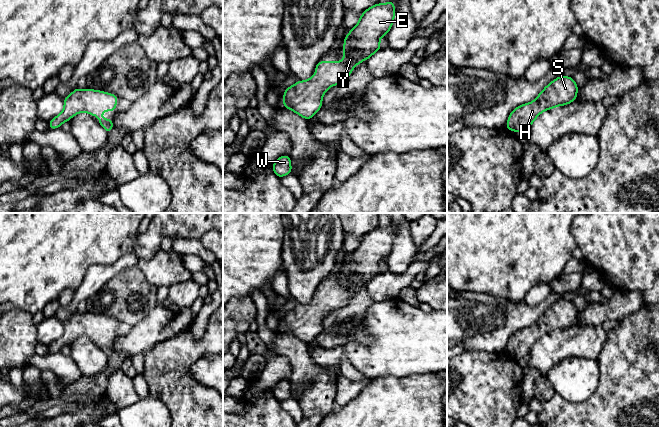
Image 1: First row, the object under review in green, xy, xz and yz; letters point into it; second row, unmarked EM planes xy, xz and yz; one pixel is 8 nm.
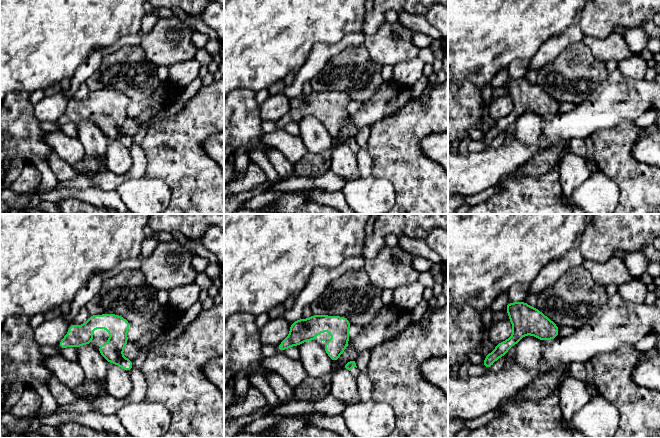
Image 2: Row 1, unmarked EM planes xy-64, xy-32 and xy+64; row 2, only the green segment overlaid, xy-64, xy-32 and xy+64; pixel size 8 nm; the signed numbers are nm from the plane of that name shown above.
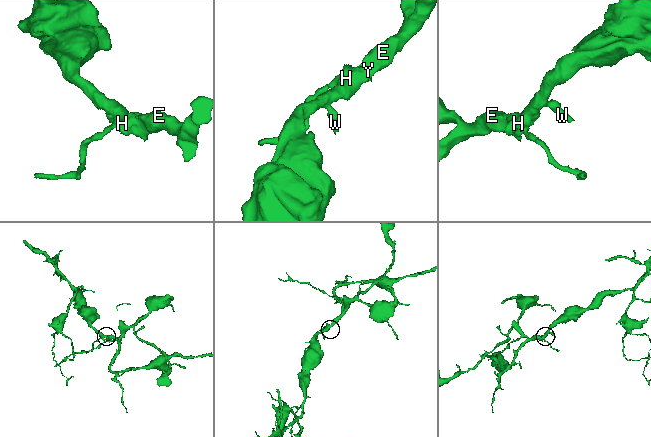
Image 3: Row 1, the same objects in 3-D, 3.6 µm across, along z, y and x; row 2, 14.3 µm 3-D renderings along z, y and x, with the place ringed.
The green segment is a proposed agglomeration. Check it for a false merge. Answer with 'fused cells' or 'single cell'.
single cell

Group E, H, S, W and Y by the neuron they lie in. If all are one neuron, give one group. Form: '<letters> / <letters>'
E H S W Y

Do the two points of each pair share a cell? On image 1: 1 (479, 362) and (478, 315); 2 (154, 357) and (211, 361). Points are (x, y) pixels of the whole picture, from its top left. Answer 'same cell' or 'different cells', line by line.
1: different cells
2: different cells

